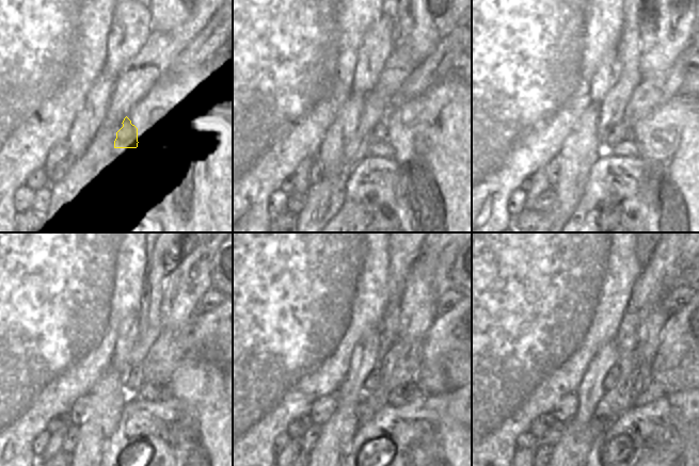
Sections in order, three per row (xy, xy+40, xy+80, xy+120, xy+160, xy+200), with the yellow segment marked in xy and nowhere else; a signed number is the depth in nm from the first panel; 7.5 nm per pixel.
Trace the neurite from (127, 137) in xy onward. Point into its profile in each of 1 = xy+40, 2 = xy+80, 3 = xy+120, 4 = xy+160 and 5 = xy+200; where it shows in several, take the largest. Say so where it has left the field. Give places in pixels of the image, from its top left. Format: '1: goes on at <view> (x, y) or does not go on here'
1: goes on at xy+40 (384, 149)
2: goes on at xy+80 (626, 148)
3: goes on at xy+120 (155, 391)
4: goes on at xy+160 (404, 394)
5: goes on at xy+200 (653, 391)

